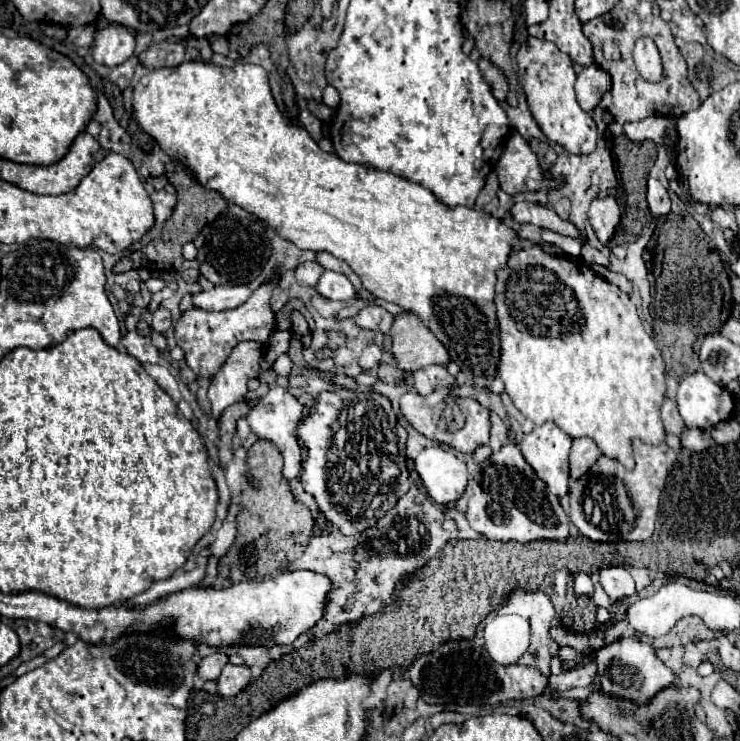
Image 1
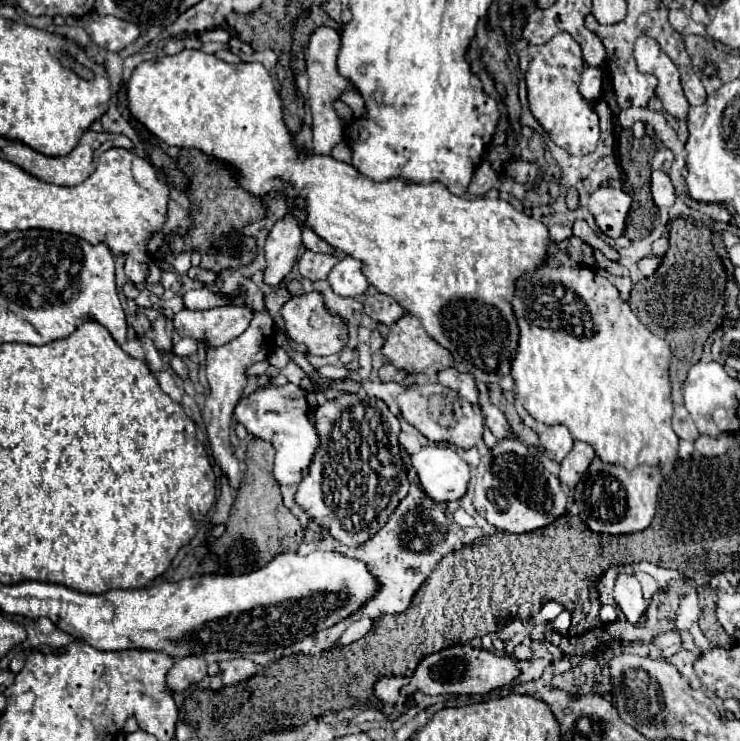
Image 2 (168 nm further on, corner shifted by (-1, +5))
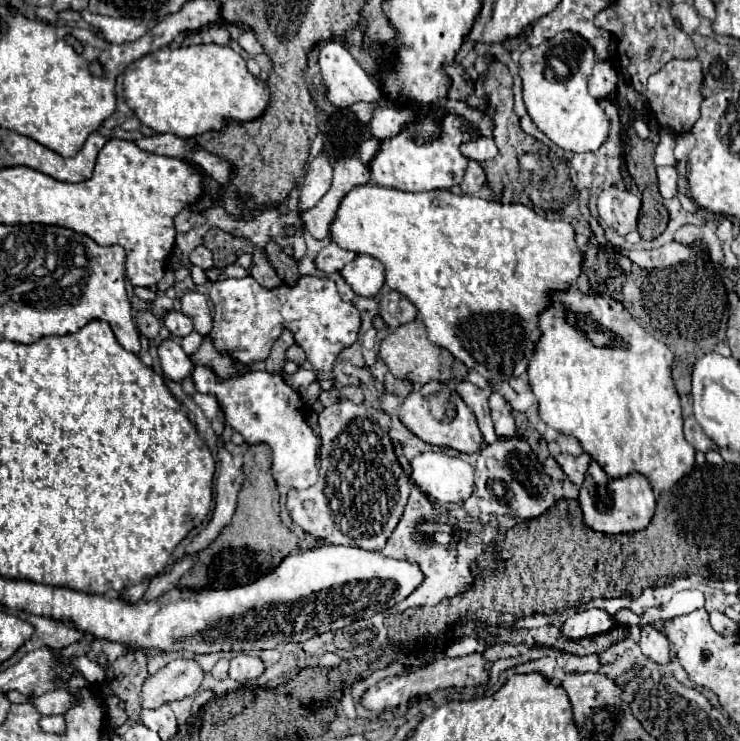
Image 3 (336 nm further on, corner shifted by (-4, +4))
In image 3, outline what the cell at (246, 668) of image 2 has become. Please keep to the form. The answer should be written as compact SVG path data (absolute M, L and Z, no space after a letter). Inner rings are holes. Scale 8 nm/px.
M239 652L235 658L231 658L231 668L229 668L229 678L237 680L237 682L247 682L247 680L255 680L265 672L265 664L259 656L253 654L245 654Z

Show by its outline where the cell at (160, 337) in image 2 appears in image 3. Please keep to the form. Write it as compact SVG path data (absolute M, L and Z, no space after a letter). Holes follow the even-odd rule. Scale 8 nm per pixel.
M165 340L159 346L159 362L161 362L161 370L163 374L173 380L173 382L181 382L185 378L189 378L189 374L193 372L193 362L191 358L183 352L183 348L173 342L173 340Z

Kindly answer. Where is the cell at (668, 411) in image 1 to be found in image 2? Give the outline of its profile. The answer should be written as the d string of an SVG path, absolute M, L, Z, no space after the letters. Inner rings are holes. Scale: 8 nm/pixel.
M674 405L674 415L672 415L672 427L674 427L674 433L680 437L680 439L688 439L688 441L694 441L700 433L690 417L690 413L684 409L684 405Z

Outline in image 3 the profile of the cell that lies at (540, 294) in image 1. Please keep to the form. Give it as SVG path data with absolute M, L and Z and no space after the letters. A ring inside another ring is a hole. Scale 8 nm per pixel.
M577 288L557 292L553 298L555 304L539 316L541 340L527 370L531 392L539 400L541 420L561 434L575 436L609 478L637 472L649 480L655 492L671 490L695 466L695 448L683 436L679 394L671 380L673 352L647 334L613 298L583 294Z

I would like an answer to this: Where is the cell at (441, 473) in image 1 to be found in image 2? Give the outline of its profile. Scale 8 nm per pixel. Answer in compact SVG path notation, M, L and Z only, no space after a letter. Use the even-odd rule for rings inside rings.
M430 441L428 447L424 447L422 451L418 451L416 455L412 455L412 465L414 465L416 473L418 473L422 489L434 501L448 503L448 501L460 499L466 493L468 481L470 481L470 465L468 464L468 460L479 460L479 457L481 455L475 447L469 451L465 451L449 443L439 442L436 444Z

